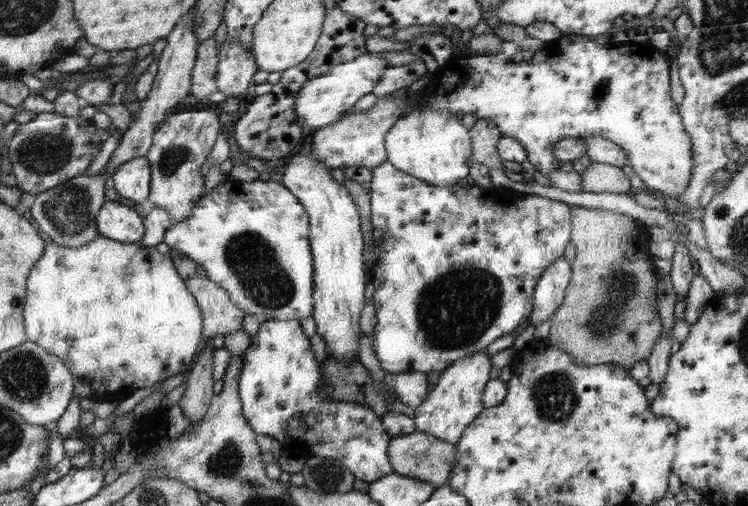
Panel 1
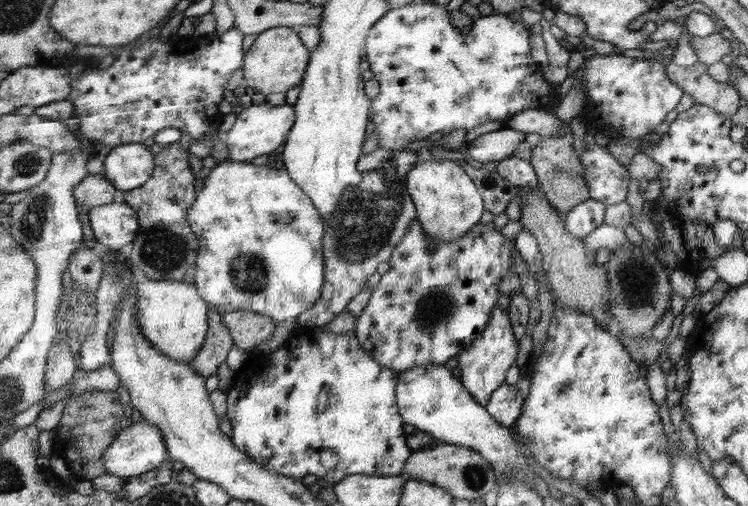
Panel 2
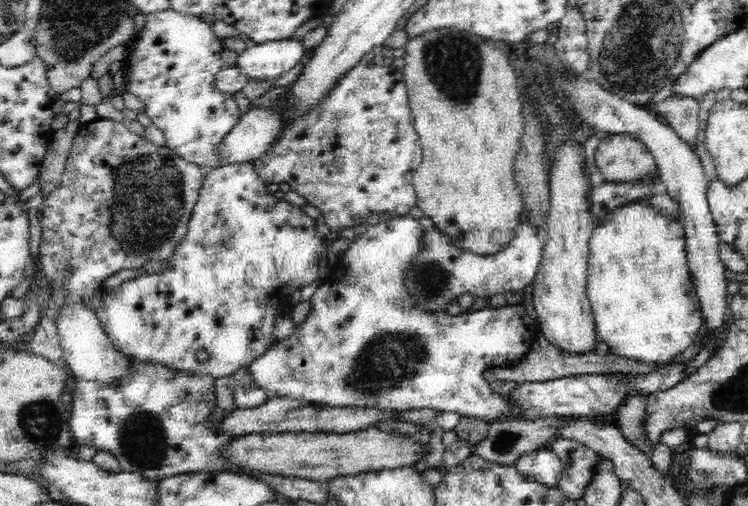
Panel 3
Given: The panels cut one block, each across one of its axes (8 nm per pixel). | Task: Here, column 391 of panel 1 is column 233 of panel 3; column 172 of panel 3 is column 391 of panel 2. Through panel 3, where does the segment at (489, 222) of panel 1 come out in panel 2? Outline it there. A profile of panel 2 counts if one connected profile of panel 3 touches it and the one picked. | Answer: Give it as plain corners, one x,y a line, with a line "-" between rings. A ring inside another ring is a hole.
414,220
406,236
394,247
388,261
388,272
381,276
378,286
371,292
367,307
356,317
354,331
363,349
369,351
376,362
400,372
428,364
444,365
468,349
490,324
498,298
498,282
514,272
512,241
515,244
515,240
504,238
492,222
480,223
455,241
436,245
422,223

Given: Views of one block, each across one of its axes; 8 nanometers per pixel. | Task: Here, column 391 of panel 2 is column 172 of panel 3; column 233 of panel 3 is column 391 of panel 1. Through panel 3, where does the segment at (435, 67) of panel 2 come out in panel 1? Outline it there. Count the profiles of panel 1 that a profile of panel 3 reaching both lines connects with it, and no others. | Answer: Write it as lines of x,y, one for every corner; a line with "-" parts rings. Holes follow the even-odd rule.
572,35
562,36
555,43
546,45
544,48
536,51
533,54
533,59
530,62
513,62
513,56
518,52
518,43
512,41
502,41
502,47
498,47
498,53
457,53
453,58
449,60
442,68
437,72
437,80
432,81
430,85
426,86
419,92
408,91
404,96
392,96
392,98
380,97
377,104
374,104
369,110
364,110
362,113
356,112
356,114
346,115
341,120
333,123
332,125
323,127
311,132
309,150
312,151
312,155
316,159
322,161
322,165
328,165
330,168
350,168
354,166
372,169
374,166
380,166
384,164
387,158
387,147
385,138
388,132
400,121
404,114
415,109
435,109
436,111
448,111
452,114
474,114
479,120
486,120
494,122
498,131
501,133
501,137
514,138
517,142
523,144
524,150
528,151
528,162
531,162
538,171
542,172
545,176
548,173
552,173
554,169
560,169
562,162
554,158
552,154
552,145
564,138
576,138
583,140
588,137
601,137
605,140
618,144
620,148
626,150
628,154
628,165
634,169
634,174
643,180
647,188
657,190
660,193
666,194
666,196
672,197
679,200
679,195
683,194
688,185
692,182
692,172
695,170
695,154
692,151
691,136
687,134
686,128
683,126
683,120
678,114
679,107
672,102
670,98
670,80
668,80
668,58
666,58
666,52
658,52
658,49
652,50
652,58
646,52
620,52
618,48
606,48
606,45
596,44
596,42
589,40
586,36

